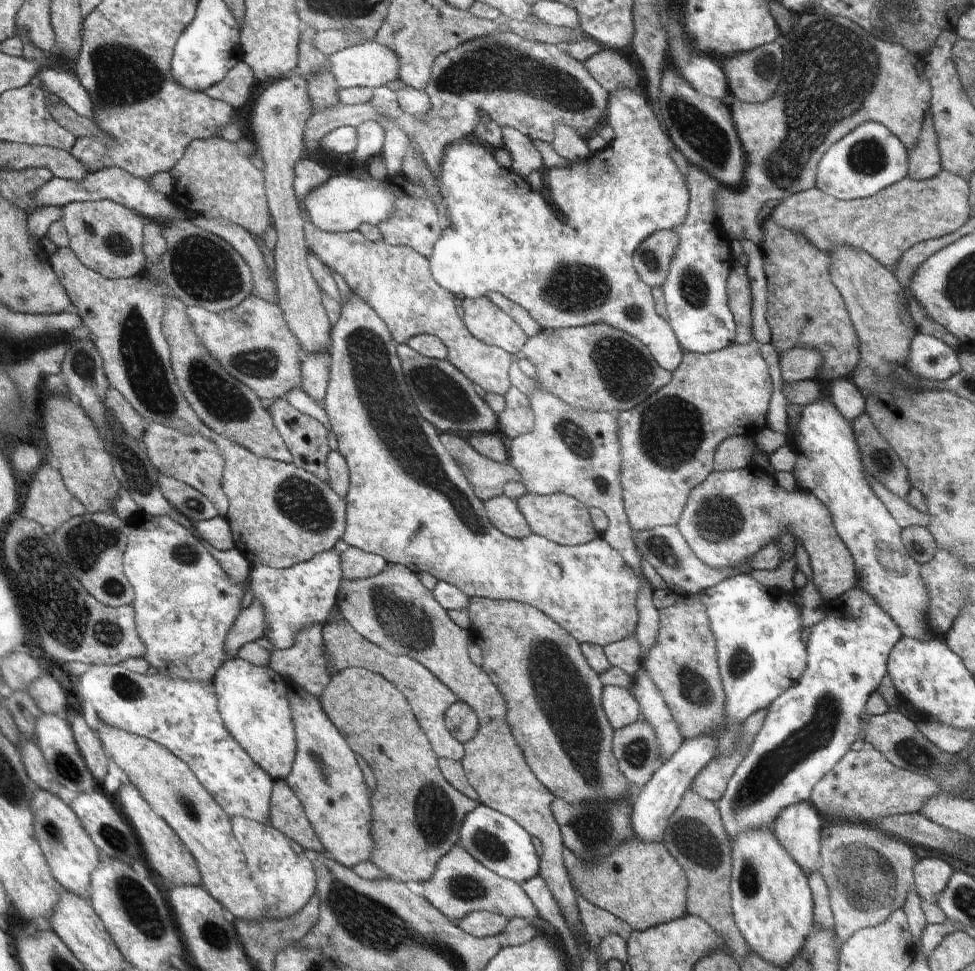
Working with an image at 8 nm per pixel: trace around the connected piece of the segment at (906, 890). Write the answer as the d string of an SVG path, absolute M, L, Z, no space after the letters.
M827 822L821 832L819 868L829 890L829 901L840 942L848 940L857 930L882 924L893 910L902 909L910 893L917 894L913 868L918 858L910 845L872 827Z

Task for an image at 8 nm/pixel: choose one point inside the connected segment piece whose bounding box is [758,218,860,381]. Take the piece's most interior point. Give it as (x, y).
(805, 310)

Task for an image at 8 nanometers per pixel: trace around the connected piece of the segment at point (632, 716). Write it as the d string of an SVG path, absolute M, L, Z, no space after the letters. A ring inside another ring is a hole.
M603 685L602 706L614 729L627 727L639 720L641 708L632 693L616 685Z

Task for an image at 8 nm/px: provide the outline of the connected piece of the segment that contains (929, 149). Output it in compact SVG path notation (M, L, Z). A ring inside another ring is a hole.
M928 112L916 146L908 151L907 177L913 181L934 178L941 171L941 156L937 147L937 134L933 116Z

